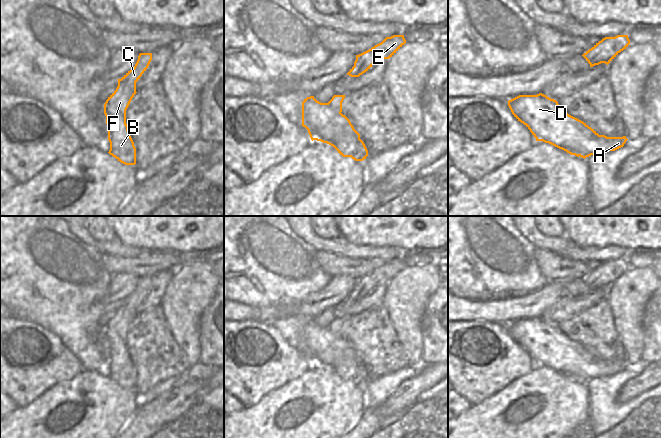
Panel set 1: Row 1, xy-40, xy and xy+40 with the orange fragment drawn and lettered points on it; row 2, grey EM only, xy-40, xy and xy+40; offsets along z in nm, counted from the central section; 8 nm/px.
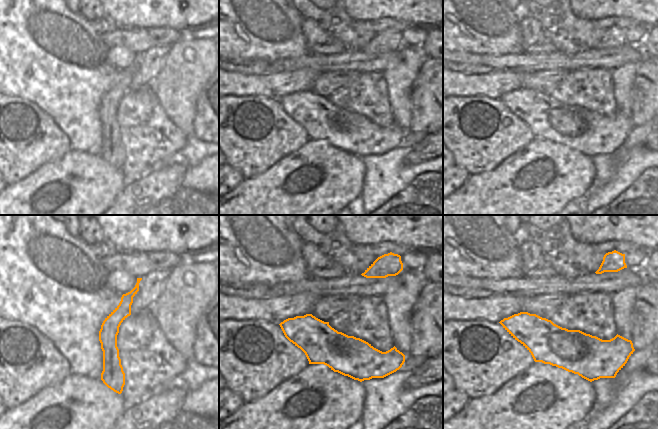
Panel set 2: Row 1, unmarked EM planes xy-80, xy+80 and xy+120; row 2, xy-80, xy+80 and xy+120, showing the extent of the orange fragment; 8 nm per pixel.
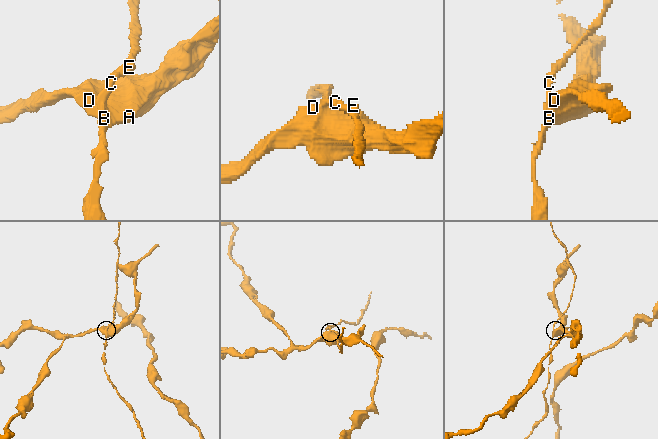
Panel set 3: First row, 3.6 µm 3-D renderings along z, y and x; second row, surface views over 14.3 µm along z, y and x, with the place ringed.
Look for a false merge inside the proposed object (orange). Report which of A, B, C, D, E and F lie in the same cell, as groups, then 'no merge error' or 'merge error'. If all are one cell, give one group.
A D / B C E F; merge error

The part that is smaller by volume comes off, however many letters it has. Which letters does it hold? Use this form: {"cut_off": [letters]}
{"cut_off": ["B", "C", "E", "F"]}

